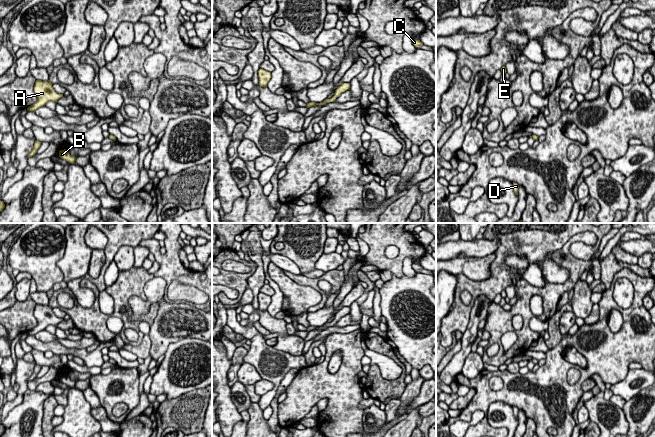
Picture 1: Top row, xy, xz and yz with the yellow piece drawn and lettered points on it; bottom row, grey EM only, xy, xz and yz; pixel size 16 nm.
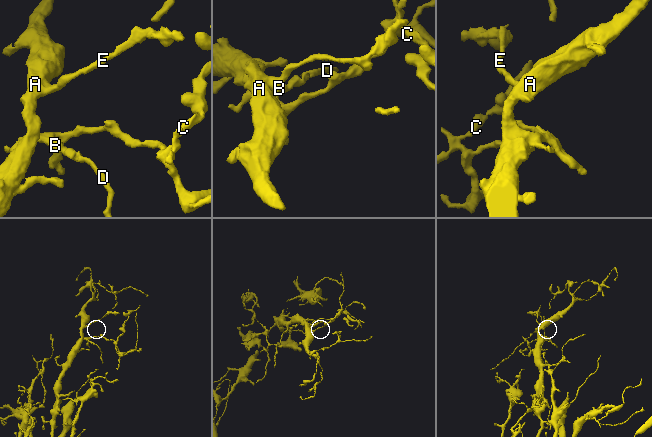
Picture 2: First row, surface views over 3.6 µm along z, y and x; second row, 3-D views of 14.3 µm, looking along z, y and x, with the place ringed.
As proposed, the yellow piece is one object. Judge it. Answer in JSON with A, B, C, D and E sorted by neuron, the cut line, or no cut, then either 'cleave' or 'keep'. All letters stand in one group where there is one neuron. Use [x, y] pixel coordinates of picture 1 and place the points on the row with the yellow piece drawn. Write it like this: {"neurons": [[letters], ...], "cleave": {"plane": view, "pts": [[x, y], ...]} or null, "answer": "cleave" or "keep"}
{"neurons": [["A", "B", "C", "D", "E"]], "cleave": null, "answer": "keep"}

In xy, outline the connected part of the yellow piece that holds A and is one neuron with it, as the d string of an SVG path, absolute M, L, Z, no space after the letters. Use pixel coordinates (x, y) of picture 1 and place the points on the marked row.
M36 80L34 85L34 93L37 96L37 101L27 108L28 111L36 111L38 108L45 106L49 101L57 102L63 94L58 94L54 91L52 83L48 81Z

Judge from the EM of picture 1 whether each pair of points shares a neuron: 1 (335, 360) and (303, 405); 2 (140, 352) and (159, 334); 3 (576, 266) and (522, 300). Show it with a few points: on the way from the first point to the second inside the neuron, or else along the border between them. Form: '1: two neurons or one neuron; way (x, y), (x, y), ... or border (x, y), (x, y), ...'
1: two neurons; border (339, 350), (341, 353), (341, 364), (332, 374)
2: two neurons; border (148, 335), (150, 340), (149, 355)
3: one neuron; way (569, 282), (564, 287), (554, 291), (538, 291)

